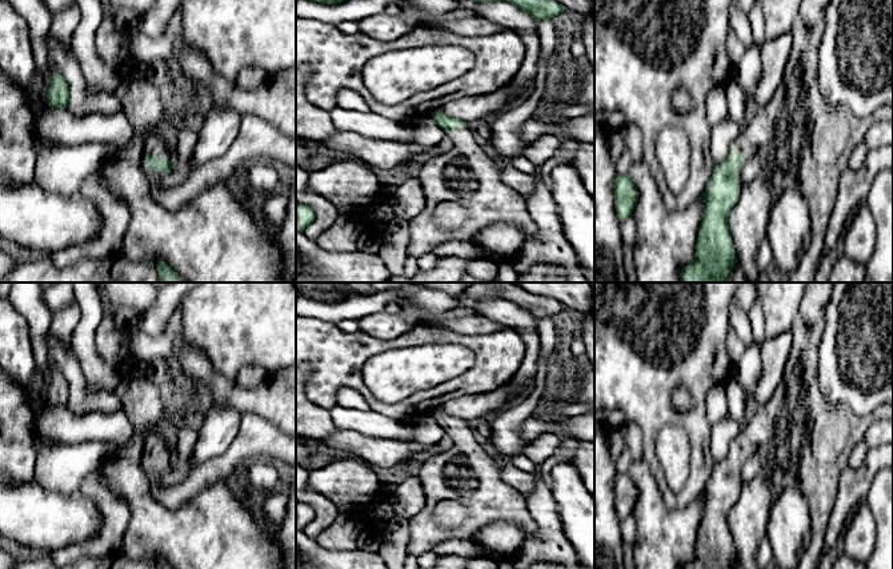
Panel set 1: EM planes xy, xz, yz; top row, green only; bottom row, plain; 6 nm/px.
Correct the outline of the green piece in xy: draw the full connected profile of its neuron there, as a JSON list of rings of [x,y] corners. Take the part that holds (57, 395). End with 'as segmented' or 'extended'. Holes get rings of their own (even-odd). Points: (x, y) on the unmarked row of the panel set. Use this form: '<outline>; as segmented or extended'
[[[52,372],[47,392],[47,402],[55,406],[67,406],[69,401],[69,385],[60,372]]]; as segmented

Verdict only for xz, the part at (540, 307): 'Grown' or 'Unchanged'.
Unchanged

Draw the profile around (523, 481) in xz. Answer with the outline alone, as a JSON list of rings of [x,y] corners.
[[[513,464],[501,468],[501,478],[524,497],[529,496],[536,486],[536,474],[528,473]]]

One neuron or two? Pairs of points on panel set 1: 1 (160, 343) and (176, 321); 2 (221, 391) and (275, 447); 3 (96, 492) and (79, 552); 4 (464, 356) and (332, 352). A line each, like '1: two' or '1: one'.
1: one
2: two
3: one
4: two

